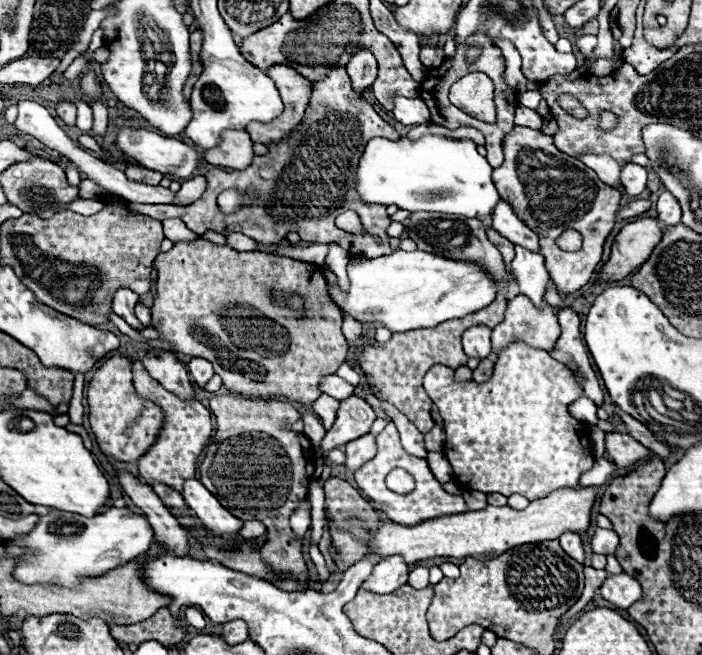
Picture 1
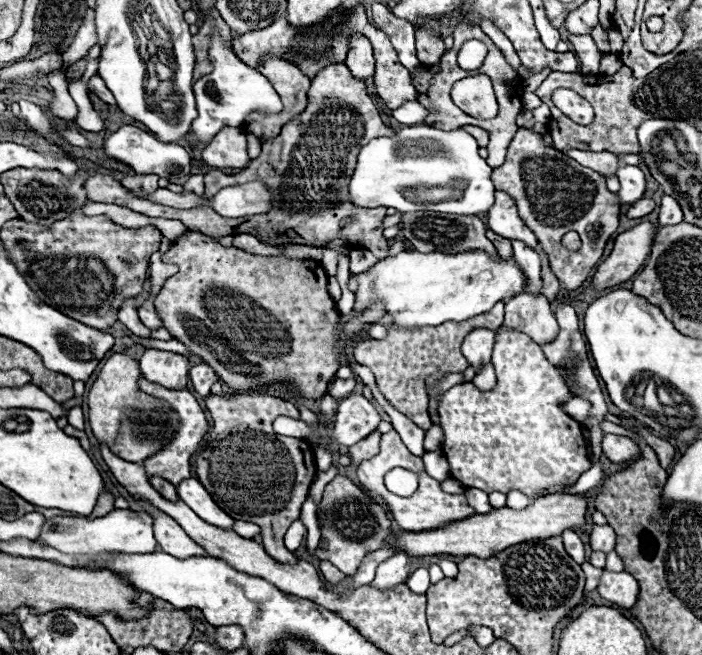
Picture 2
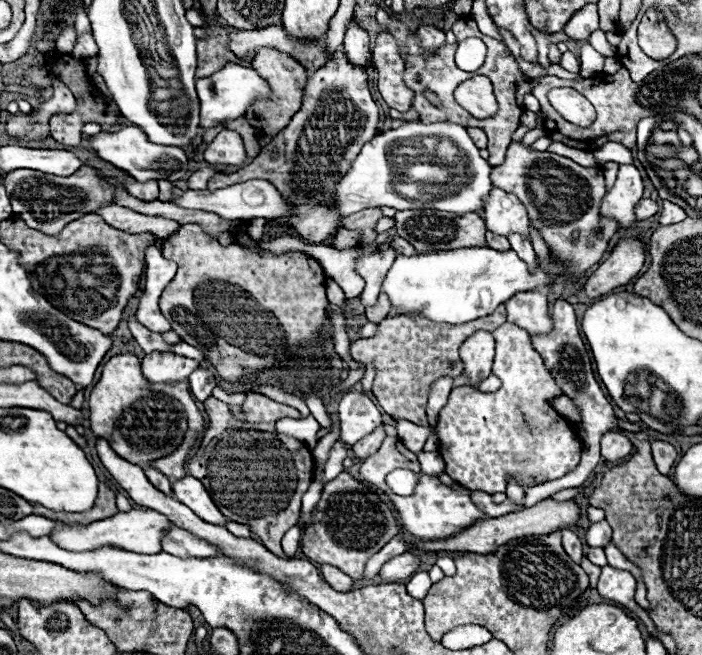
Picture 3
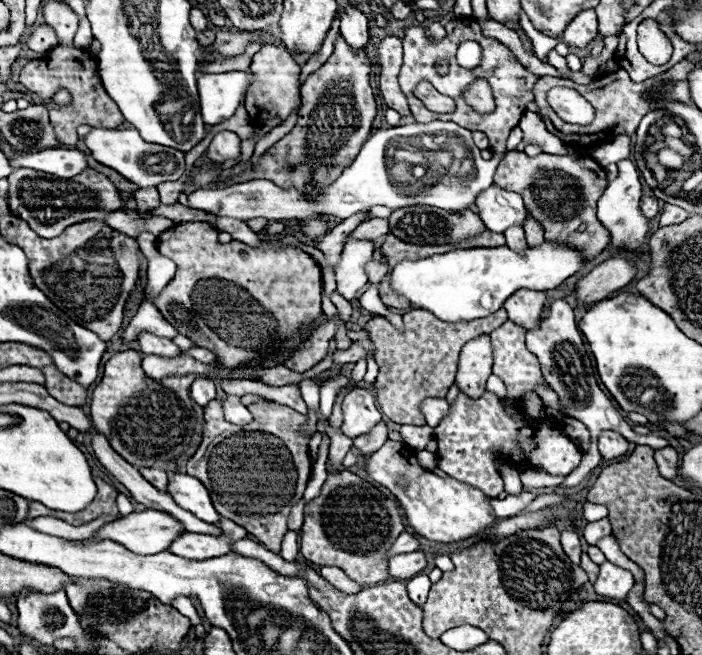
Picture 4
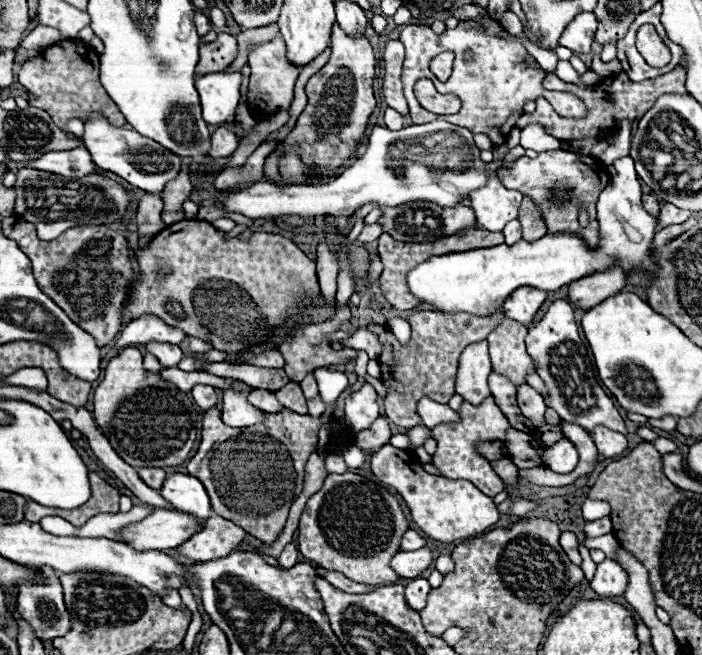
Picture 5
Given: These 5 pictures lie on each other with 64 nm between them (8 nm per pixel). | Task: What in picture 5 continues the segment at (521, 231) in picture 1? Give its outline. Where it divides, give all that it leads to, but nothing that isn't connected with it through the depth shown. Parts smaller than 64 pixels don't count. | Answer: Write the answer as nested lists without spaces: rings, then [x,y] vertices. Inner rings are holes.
[[[496,174],[488,180],[488,184],[470,196],[470,206],[476,214],[478,226],[490,232],[502,232],[510,220],[518,218],[522,194],[516,190],[508,190],[500,184]]]

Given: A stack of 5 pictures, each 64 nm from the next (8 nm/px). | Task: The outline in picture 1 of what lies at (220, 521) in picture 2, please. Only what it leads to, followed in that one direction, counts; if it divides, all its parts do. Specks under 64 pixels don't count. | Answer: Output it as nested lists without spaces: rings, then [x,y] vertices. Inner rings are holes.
[[[188,480],[184,482],[182,492],[186,504],[194,510],[194,514],[202,520],[206,528],[210,528],[216,534],[238,534],[242,528],[242,520],[234,518],[220,506],[220,502],[202,486],[200,480]]]

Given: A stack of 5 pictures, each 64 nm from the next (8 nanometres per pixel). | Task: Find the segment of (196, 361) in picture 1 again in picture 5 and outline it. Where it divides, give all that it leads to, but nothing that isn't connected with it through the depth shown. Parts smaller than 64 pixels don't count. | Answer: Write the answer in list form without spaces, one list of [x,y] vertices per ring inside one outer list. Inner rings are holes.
[[[196,384],[192,388],[192,398],[196,400],[196,404],[204,410],[212,408],[216,402],[218,402],[218,394],[216,394],[216,388],[214,386],[208,386],[208,384]]]

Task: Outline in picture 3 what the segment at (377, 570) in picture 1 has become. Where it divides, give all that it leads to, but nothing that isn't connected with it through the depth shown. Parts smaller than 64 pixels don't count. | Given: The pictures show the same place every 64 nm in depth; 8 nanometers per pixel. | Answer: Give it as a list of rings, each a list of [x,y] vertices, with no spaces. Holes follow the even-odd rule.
[[[412,552],[406,554],[398,554],[394,558],[390,558],[382,568],[380,568],[380,584],[390,584],[390,582],[400,582],[410,578],[416,570],[418,570],[418,556],[414,556]]]

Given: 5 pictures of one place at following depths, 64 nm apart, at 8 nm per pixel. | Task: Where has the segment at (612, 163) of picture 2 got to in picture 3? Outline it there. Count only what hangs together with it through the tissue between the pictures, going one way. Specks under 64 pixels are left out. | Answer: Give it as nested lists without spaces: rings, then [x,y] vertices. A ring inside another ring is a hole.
[[[552,142],[548,146],[550,152],[556,152],[560,156],[566,156],[566,158],[572,158],[574,162],[578,162],[580,166],[604,166],[600,160],[596,160],[594,152],[588,152],[588,150],[578,150],[578,148],[570,148],[570,146],[564,146],[560,142]]]

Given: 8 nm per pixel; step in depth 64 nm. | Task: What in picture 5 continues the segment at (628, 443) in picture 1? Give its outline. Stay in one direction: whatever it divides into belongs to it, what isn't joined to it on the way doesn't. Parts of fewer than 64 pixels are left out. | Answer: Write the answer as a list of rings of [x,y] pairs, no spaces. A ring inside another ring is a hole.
[[[596,426],[596,430],[590,432],[590,434],[592,434],[594,444],[598,446],[598,452],[604,458],[614,458],[614,456],[622,454],[628,448],[628,442],[626,442],[624,434],[614,432],[614,430],[608,430],[604,426]]]

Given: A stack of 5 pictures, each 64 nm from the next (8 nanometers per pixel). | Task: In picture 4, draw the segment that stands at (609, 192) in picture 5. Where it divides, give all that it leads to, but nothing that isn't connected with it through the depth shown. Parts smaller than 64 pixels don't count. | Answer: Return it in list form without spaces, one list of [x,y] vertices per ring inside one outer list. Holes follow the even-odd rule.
[[[622,160],[618,162],[618,178],[614,178],[606,192],[602,194],[597,203],[597,218],[610,230],[612,234],[612,244],[616,248],[640,252],[644,238],[648,234],[648,218],[642,216],[640,212],[640,198],[642,198],[642,184],[640,184],[640,174],[632,160]],[[544,242],[538,248],[528,248],[526,256],[520,256],[518,252],[510,250],[508,246],[500,246],[500,248],[458,248],[452,252],[434,254],[434,256],[420,258],[420,260],[398,262],[390,274],[390,288],[398,296],[406,298],[410,302],[410,308],[428,310],[438,320],[444,320],[444,322],[462,322],[462,320],[468,322],[468,320],[484,318],[484,316],[496,312],[498,308],[502,308],[506,298],[510,298],[520,288],[552,290],[552,288],[560,286],[566,278],[574,276],[582,268],[584,268],[582,256],[576,250],[572,250],[568,246],[552,244],[552,242]]]

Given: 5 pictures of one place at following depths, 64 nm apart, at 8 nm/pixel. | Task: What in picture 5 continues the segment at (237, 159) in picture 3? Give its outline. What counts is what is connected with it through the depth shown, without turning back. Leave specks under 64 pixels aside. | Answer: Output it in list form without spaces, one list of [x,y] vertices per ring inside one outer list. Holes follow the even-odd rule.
[[[218,128],[212,134],[212,148],[210,148],[210,156],[212,158],[226,158],[232,156],[238,148],[238,136],[232,134],[226,128]]]

